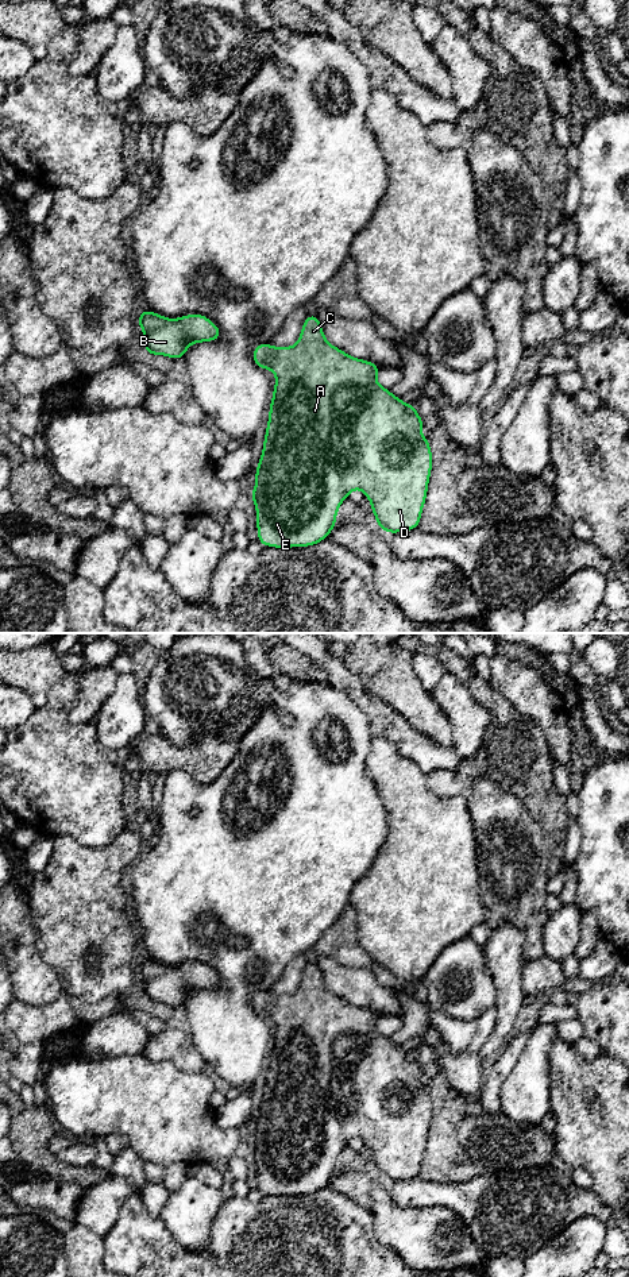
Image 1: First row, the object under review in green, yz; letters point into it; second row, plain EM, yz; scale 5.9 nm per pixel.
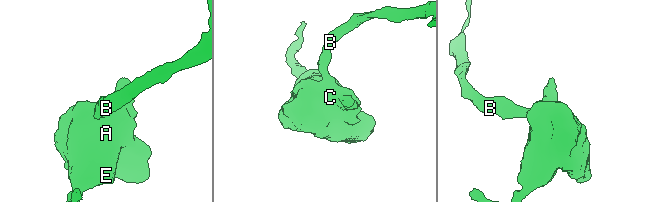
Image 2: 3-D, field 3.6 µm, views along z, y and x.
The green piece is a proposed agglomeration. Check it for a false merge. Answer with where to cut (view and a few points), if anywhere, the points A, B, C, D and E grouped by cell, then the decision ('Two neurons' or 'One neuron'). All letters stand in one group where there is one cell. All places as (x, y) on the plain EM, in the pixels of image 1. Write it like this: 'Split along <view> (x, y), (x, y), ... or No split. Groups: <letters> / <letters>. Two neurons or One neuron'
No split. Groups: A B C D E. One neuron

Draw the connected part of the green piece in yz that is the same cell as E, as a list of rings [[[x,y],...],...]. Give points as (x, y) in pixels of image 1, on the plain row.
[[[306,962],[300,985],[294,994],[273,995],[270,991],[259,991],[254,995],[251,1004],[261,1018],[270,1016],[275,1022],[275,1034],[273,1035],[273,1046],[270,1049],[269,1069],[265,1080],[262,1104],[255,1118],[255,1135],[250,1141],[250,1145],[255,1151],[258,1166],[256,1188],[262,1193],[273,1196],[312,1195],[317,1191],[321,1191],[331,1184],[331,1178],[336,1174],[336,1164],[340,1153],[355,1137],[362,1138],[366,1146],[371,1150],[371,1160],[375,1164],[377,1173],[385,1181],[400,1181],[418,1176],[428,1142],[427,1139],[429,1124],[432,1120],[432,1096],[429,1093],[428,1085],[421,1083],[424,1066],[418,1064],[416,1058],[416,1050],[408,1053],[401,1048],[401,1045],[393,1043],[390,1037],[377,1031],[377,1022],[382,1015],[370,1008],[356,1007],[328,991],[317,962]]]

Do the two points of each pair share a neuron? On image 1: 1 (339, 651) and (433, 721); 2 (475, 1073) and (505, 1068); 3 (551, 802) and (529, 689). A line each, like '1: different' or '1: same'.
1: same
2: different
3: different

